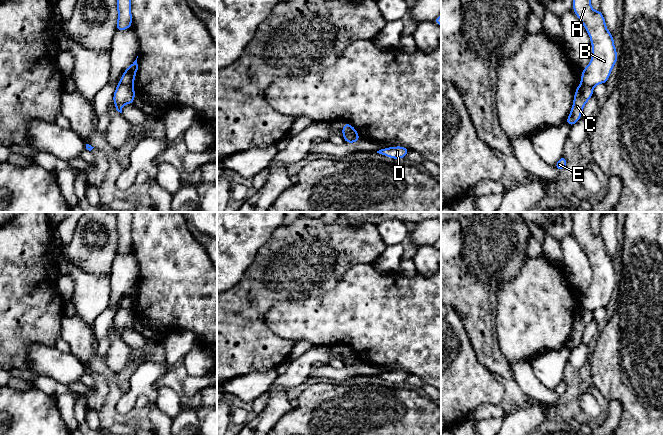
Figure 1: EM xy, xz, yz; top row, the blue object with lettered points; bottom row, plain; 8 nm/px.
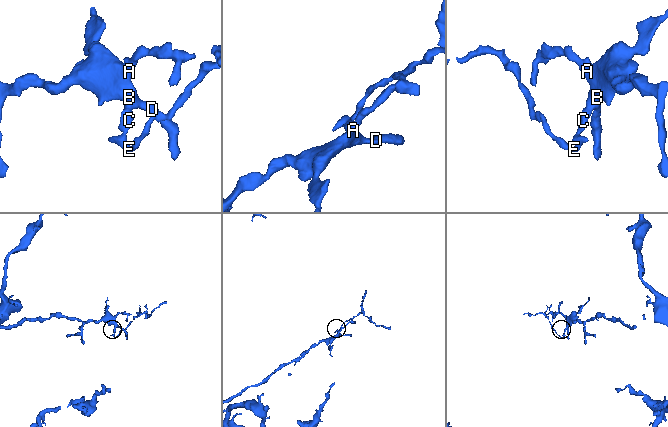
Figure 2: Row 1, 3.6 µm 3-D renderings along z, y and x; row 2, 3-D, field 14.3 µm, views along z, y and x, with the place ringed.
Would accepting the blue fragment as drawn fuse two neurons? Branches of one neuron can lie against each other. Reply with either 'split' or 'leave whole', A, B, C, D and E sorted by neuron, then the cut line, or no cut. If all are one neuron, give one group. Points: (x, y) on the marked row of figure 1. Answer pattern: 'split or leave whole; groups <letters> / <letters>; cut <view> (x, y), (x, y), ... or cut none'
split; groups A B D / C E; cut xy (119, 83), (132, 85)

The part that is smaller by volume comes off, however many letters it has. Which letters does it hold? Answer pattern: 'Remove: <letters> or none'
Remove: C, E

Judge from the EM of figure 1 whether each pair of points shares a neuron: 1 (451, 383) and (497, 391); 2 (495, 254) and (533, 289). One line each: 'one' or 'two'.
1: one
2: two

